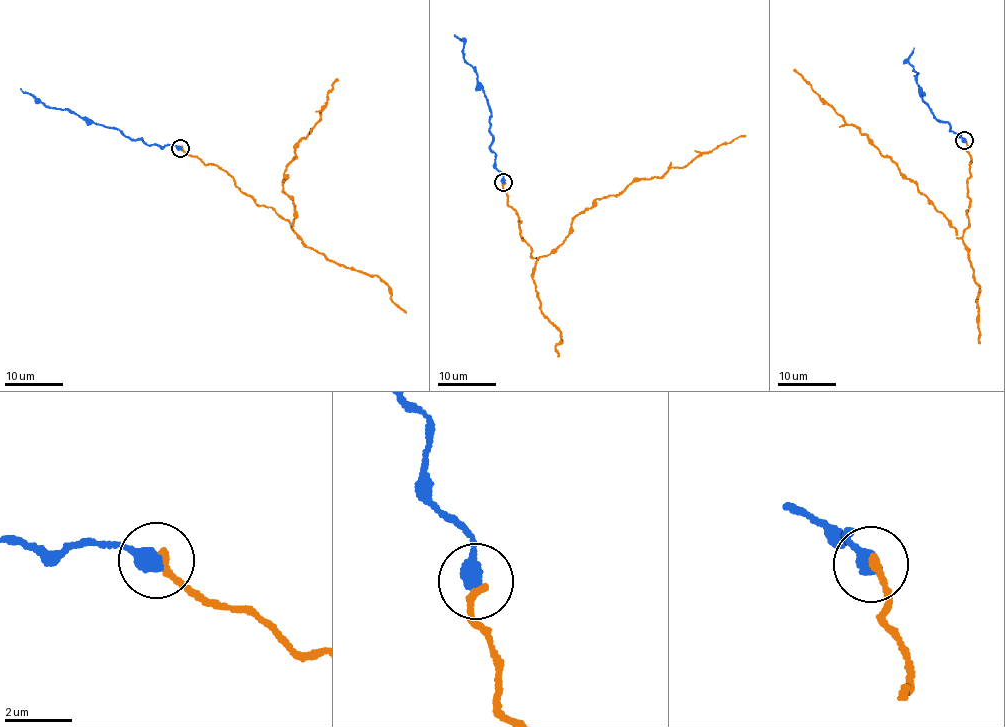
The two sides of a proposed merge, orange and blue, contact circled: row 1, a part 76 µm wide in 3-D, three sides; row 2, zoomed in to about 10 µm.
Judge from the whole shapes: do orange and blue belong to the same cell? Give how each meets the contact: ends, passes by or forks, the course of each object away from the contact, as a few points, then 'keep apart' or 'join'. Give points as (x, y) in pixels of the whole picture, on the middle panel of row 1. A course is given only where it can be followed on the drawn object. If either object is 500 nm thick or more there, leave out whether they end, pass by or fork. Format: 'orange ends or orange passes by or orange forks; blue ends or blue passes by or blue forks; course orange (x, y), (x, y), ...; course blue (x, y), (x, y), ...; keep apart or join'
orange ends; blue ends; course orange (503, 182), (508, 205), (521, 222), (521, 237), (537, 260), (552, 252), (573, 218), (599, 199), (745, 136); course blue (503, 182), (496, 168), (495, 154), (490, 151), (490, 109), (476, 72), (464, 59), (462, 41), (455, 35); join

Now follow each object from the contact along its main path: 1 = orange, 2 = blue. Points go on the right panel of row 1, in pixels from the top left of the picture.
1: (965, 141), (970, 203), (969, 225), (959, 238), (891, 159), (794, 69)
2: (965, 141), (950, 131), (948, 123), (933, 118), (922, 101), (916, 72), (908, 60), (914, 47)

